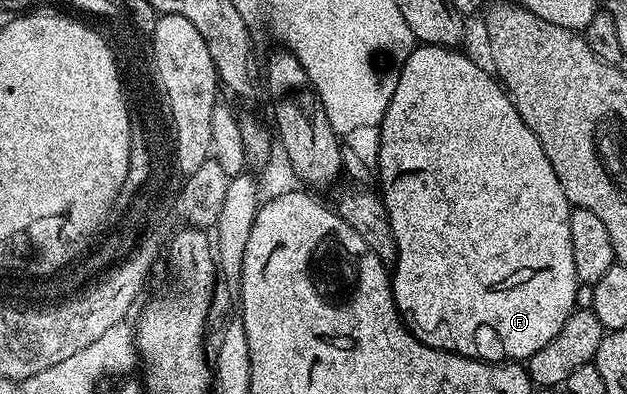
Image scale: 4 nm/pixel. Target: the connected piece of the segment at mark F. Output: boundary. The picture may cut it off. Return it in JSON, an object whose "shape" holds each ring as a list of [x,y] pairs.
{"shape":[[[418,43],[407,62],[403,62],[399,82],[395,82],[395,94],[391,94],[391,102],[387,102],[387,114],[383,114],[376,133],[375,172],[377,176],[381,175],[379,195],[385,201],[385,209],[391,218],[397,247],[397,259],[391,268],[393,301],[409,333],[427,346],[470,356],[473,360],[525,362],[531,354],[535,354],[535,350],[547,346],[547,342],[563,330],[563,322],[567,322],[569,315],[575,311],[575,290],[579,281],[575,274],[575,258],[571,258],[571,205],[563,194],[563,186],[559,186],[559,178],[555,178],[555,170],[551,170],[551,162],[539,138],[531,134],[501,81],[488,67],[485,68],[480,68],[457,48]]]}

